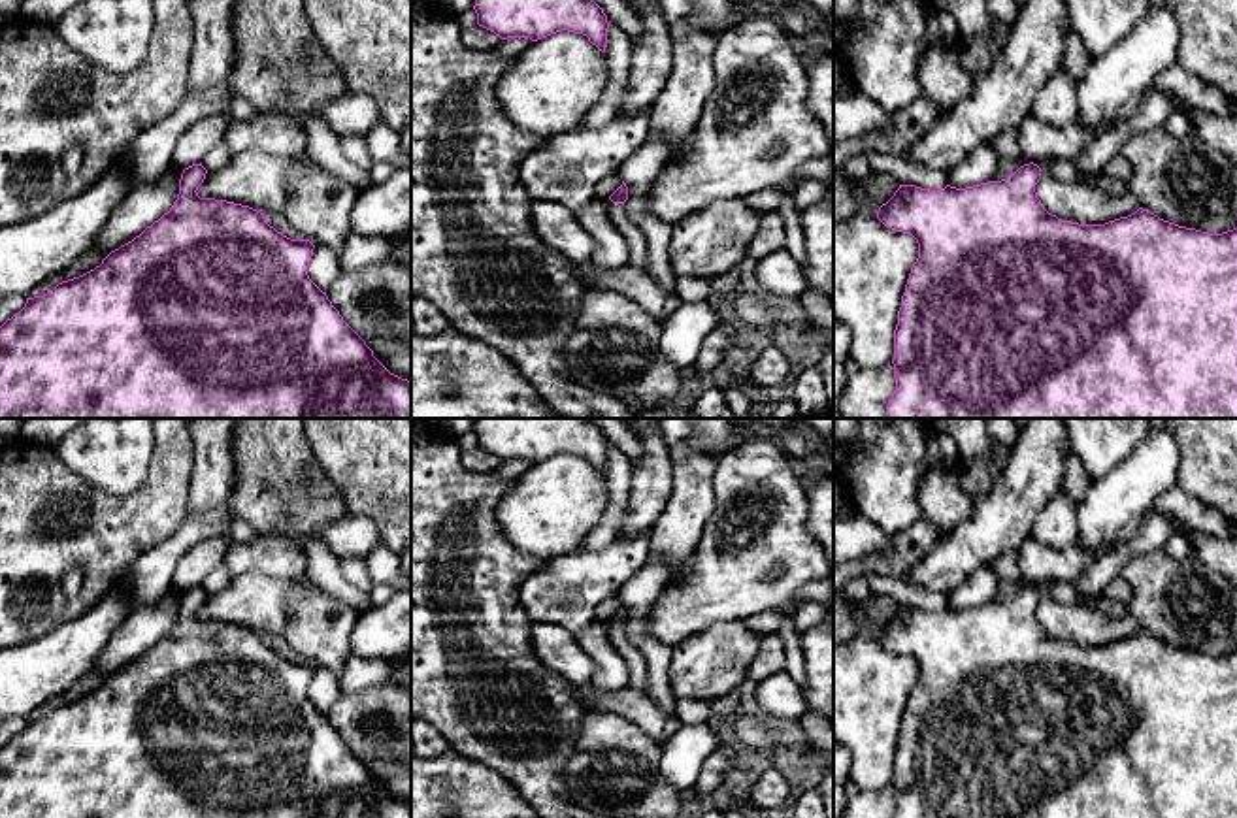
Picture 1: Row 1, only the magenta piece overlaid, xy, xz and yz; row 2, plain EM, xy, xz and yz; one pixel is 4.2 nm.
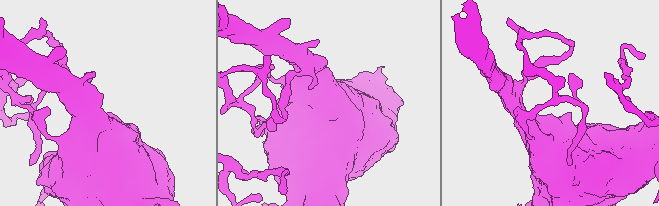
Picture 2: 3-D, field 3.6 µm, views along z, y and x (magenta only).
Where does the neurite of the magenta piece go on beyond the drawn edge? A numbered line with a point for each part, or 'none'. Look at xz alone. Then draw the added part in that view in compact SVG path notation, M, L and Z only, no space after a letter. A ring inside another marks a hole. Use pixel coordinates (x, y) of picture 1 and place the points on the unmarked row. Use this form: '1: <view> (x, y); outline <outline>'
1: xz (636, 664); outline M626 624L624 626L611 626L607 635L609 635L613 648L626 662L626 667L630 673L630 688L645 694L647 680L649 680L647 679L647 662L645 662L643 654L628 639Z

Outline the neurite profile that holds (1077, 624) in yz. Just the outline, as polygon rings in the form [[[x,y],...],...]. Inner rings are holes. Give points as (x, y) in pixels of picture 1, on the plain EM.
[[[1041,597],[1035,614],[1048,635],[1079,646],[1105,646],[1141,630],[1130,614],[1114,618],[1096,605],[1060,603],[1047,597]]]

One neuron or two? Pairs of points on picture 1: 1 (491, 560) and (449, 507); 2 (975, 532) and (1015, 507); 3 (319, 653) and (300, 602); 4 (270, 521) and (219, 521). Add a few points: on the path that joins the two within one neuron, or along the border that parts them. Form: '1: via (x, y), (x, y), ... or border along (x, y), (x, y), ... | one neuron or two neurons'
1: via (478, 547), (451, 521) | one neuron
2: via (985, 532), (1006, 515) | one neuron
3: via (319, 639), (319, 622), (313, 615) | one neuron
4: border along (229, 500), (234, 511) | two neurons

